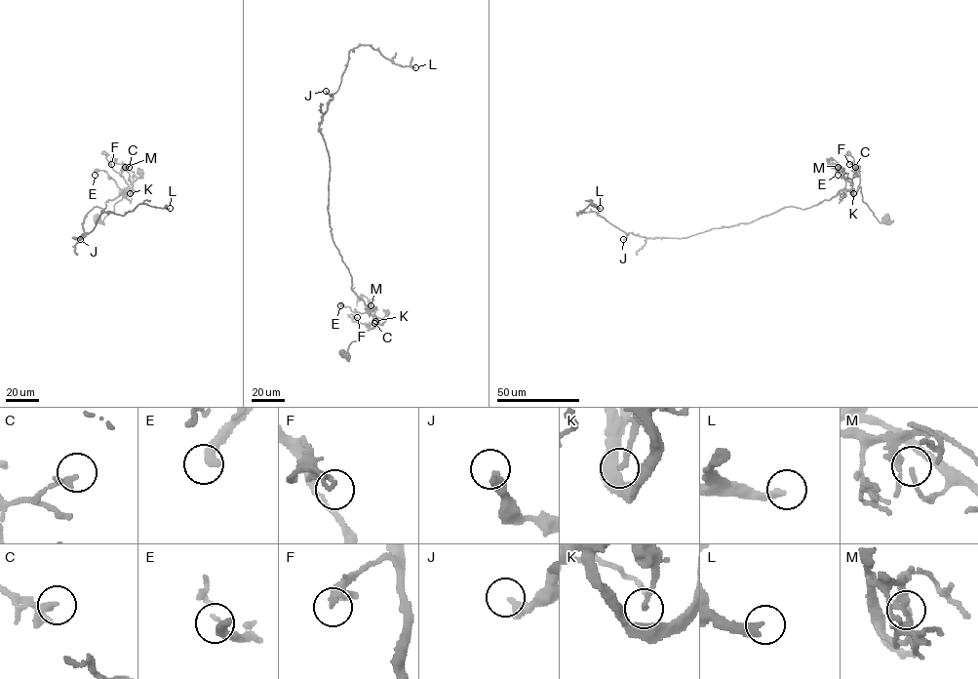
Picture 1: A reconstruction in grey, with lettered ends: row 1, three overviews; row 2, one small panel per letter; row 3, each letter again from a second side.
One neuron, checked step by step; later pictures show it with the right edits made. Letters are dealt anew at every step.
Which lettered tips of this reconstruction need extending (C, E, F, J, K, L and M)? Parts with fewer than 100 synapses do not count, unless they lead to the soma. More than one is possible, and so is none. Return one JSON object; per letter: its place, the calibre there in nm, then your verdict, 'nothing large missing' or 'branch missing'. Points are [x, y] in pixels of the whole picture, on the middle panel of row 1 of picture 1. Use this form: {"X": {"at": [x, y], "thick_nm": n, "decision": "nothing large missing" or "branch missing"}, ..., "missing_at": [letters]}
{"C": {"at": [374, 323], "thick_nm": 160, "decision": "nothing large missing"}, "E": {"at": [340, 305], "thick_nm": 360, "decision": "nothing large missing"}, "F": {"at": [357, 317], "thick_nm": 220, "decision": "nothing large missing"}, "J": {"at": [326, 91], "thick_nm": 400, "decision": "nothing large missing"}, "K": {"at": [375, 321], "thick_nm": 120, "decision": "nothing large missing"}, "L": {"at": [415, 67], "thick_nm": 300, "decision": "branch missing"}, "M": {"at": [371, 305], "thick_nm": 140, "decision": "nothing large missing"}, "missing_at": ["L"]}

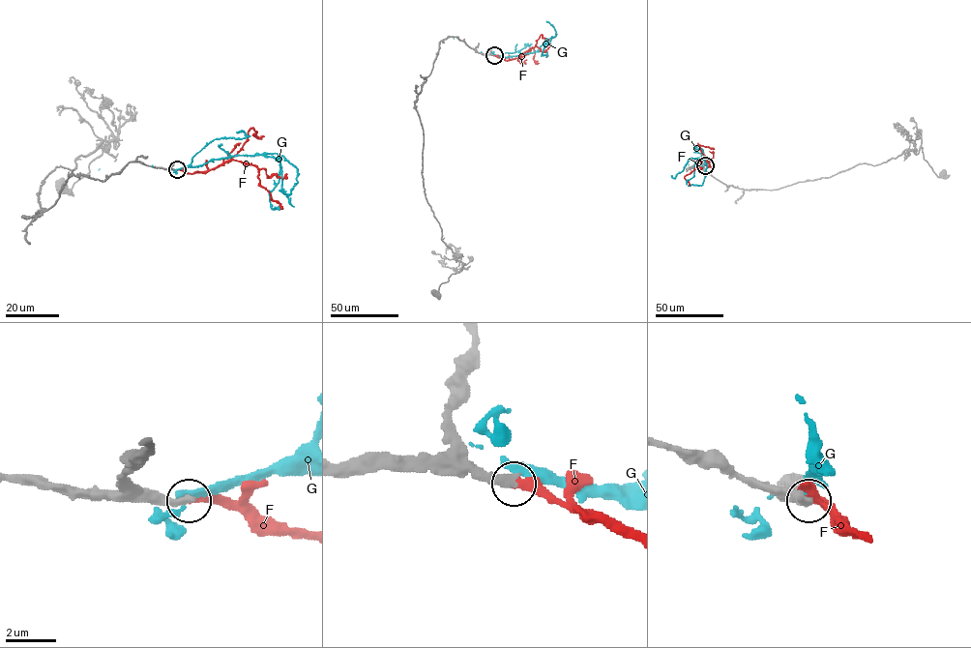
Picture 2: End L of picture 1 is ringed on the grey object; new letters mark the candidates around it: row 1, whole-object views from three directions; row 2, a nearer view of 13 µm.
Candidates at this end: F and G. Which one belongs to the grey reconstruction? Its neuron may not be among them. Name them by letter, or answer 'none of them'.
F

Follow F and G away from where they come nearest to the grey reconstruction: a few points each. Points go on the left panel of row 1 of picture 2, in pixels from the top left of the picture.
F: (177, 170), (207, 172), (233, 160), (254, 165), (259, 184), (282, 209)
G: (177, 169), (233, 156), (277, 153), (280, 158), (279, 180), (269, 192), (269, 201), (273, 209), (279, 209)

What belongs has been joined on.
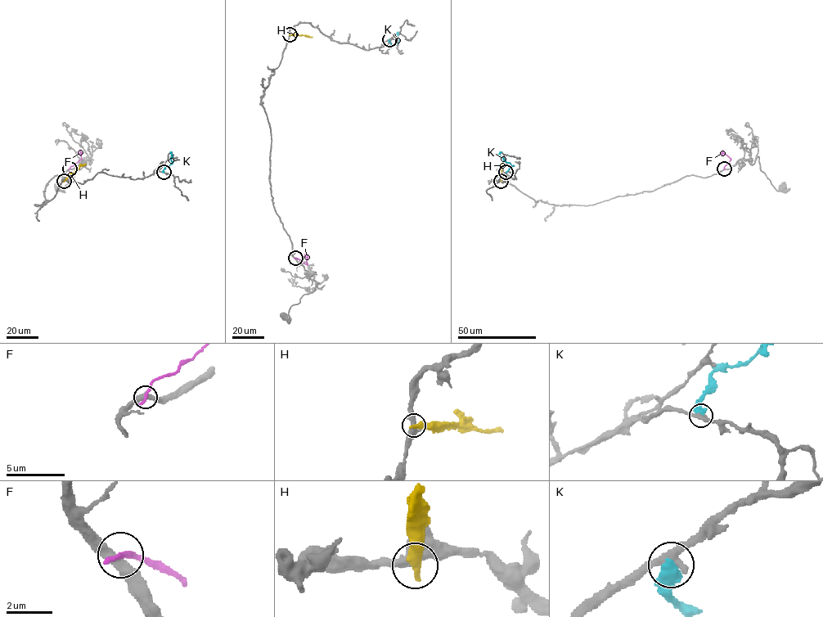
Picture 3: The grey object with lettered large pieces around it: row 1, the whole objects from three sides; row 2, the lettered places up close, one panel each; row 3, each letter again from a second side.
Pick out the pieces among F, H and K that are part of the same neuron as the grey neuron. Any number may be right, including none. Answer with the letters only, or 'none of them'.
none of them

